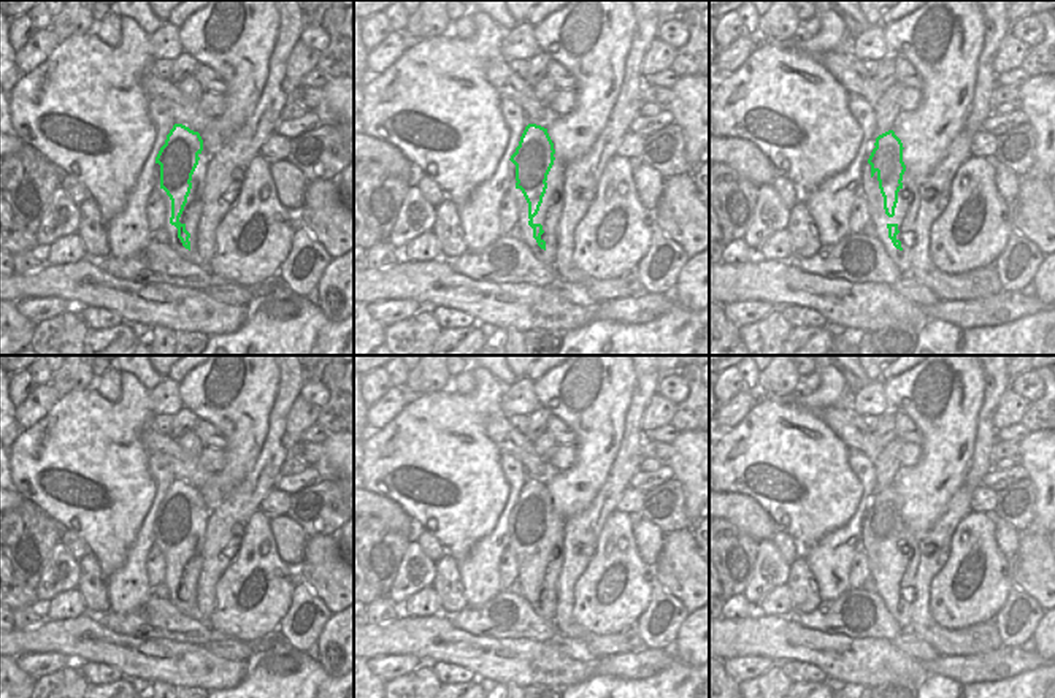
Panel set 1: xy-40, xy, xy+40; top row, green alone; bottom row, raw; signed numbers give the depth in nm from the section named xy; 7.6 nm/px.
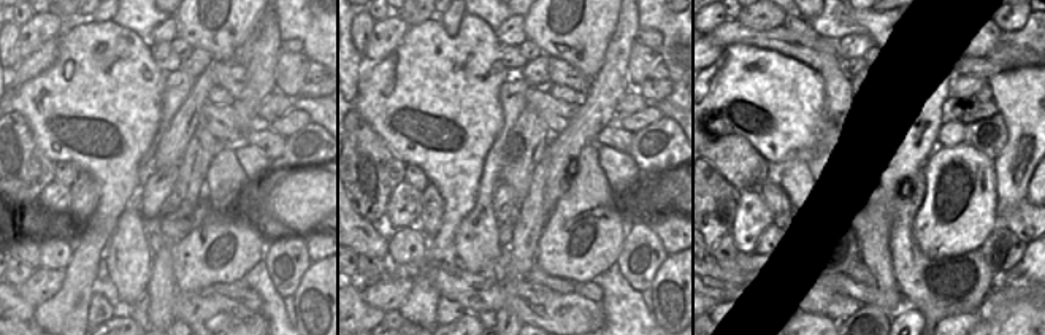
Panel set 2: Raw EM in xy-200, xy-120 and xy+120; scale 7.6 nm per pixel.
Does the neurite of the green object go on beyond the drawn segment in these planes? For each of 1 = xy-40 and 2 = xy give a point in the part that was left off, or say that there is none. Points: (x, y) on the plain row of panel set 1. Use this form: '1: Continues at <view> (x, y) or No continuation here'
1: Continues at xy-40 (192, 595)
2: Continues at xy (551, 597)

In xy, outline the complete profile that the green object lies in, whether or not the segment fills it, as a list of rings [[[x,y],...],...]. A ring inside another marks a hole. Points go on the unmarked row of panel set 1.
[[[528,479],[520,492],[516,508],[509,514],[516,520],[516,544],[522,546],[528,558],[528,581],[533,584],[533,593],[538,601],[547,608],[546,620],[554,620],[555,617],[558,589],[555,587],[552,592],[543,595],[543,581],[535,579],[533,573],[538,570],[547,544],[546,536],[555,516],[554,509],[554,498],[547,484]]]

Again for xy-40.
[[[175,479],[155,512],[155,519],[160,520],[160,544],[171,555],[170,579],[178,584],[178,593],[192,608],[194,617],[197,616],[197,592],[192,592],[186,585],[186,579],[181,579],[179,573],[187,558],[192,530],[198,520],[201,506],[203,495],[200,489],[182,479]]]

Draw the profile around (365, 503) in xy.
[[[354,482],[354,516],[378,517],[392,530],[414,538],[417,528],[414,520],[401,509],[400,504],[379,493],[368,492]]]

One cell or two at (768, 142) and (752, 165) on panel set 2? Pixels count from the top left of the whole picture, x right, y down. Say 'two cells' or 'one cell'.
two cells

